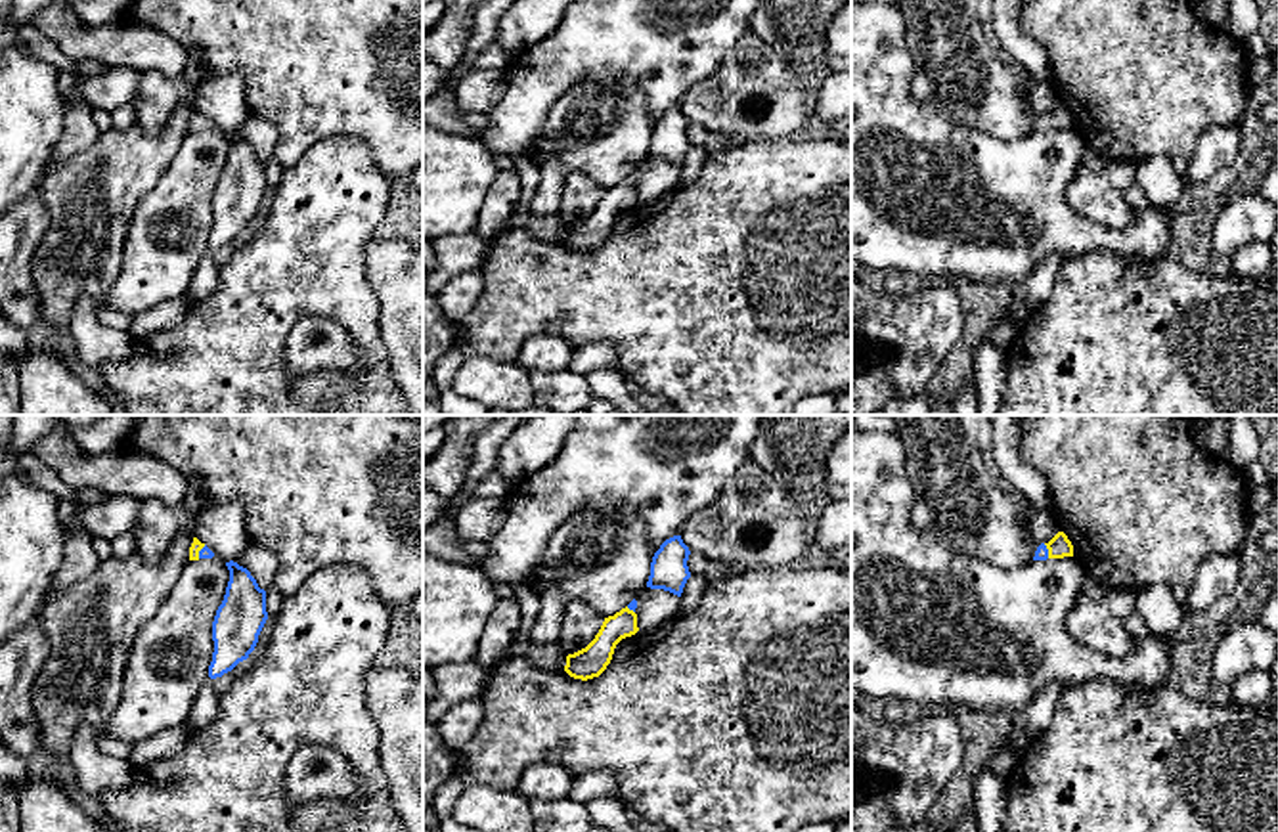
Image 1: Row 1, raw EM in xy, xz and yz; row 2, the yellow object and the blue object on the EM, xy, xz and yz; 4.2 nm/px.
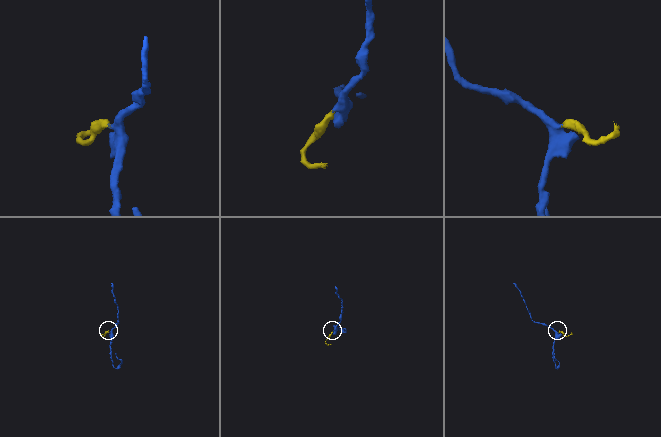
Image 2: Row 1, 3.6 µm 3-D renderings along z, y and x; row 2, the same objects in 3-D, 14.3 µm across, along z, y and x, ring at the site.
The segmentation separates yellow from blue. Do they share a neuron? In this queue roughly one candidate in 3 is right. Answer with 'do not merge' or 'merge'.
merge

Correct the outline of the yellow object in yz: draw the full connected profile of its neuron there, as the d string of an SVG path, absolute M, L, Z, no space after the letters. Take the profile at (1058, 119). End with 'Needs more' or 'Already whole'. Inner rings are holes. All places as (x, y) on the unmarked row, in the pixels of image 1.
M1058 103L1048 115L1041 115L1033 132L1073 128L1073 117L1064 103Z. Needs more

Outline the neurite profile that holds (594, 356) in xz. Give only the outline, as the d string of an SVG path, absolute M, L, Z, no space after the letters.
M591 342L580 348L574 348L568 371L587 377L599 369L616 369L618 367L618 352L610 342Z

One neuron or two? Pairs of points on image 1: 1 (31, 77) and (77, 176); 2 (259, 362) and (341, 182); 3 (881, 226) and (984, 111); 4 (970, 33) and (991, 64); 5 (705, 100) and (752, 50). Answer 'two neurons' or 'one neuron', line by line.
1: two neurons
2: one neuron
3: two neurons
4: one neuron
5: one neuron

